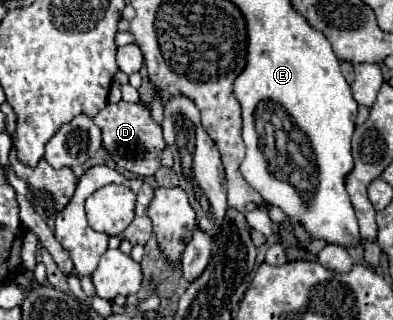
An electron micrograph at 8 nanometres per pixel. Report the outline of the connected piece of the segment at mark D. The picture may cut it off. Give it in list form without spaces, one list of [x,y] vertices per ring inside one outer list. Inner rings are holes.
[[[108,103],[96,117],[94,123],[102,129],[104,135],[104,147],[106,151],[114,157],[118,169],[126,175],[134,175],[134,177],[152,177],[158,167],[160,167],[160,155],[162,149],[166,147],[164,139],[162,139],[162,127],[158,123],[154,123],[154,119],[150,117],[150,111],[146,107],[142,107],[140,103]]]

